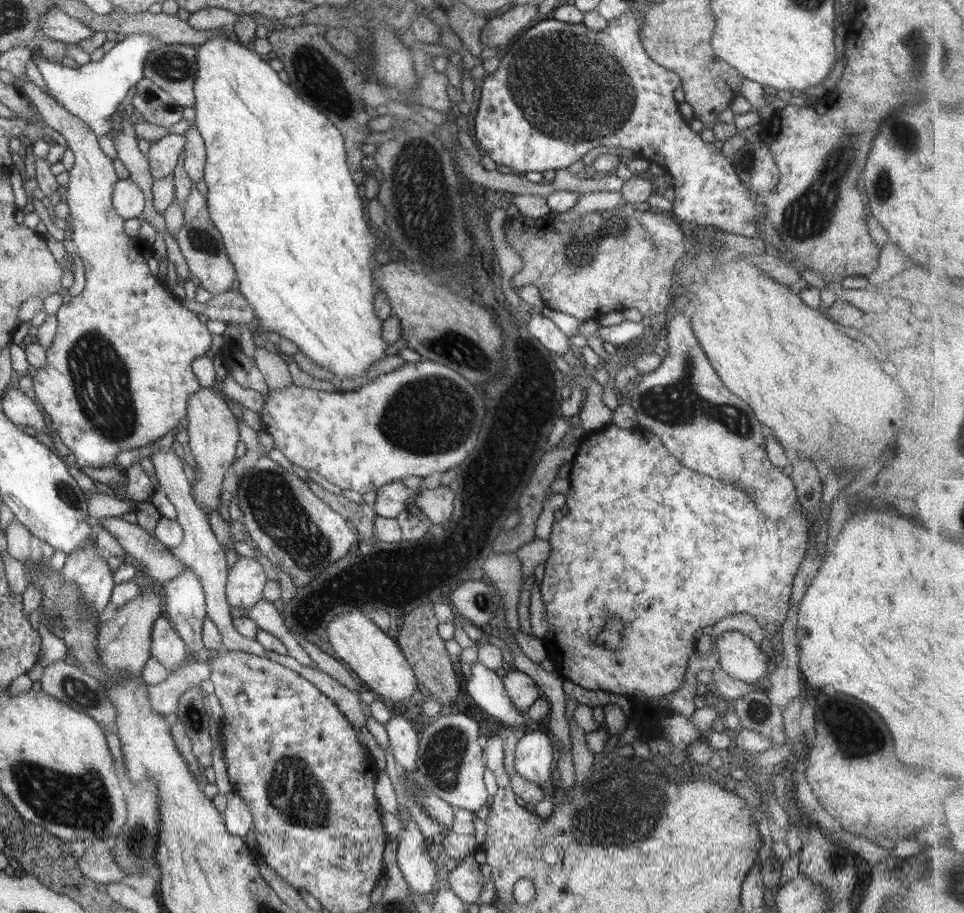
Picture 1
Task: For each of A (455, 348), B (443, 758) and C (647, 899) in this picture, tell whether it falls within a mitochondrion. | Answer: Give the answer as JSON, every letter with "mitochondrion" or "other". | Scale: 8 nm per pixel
{"A":"mitochondrion","B":"mitochondrion","C":"other"}

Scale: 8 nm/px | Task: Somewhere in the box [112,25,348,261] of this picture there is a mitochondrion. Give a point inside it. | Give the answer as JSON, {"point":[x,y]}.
{"point":[174,67]}

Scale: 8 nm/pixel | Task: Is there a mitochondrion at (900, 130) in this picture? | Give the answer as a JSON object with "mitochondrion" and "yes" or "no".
{"mitochondrion":"yes"}

